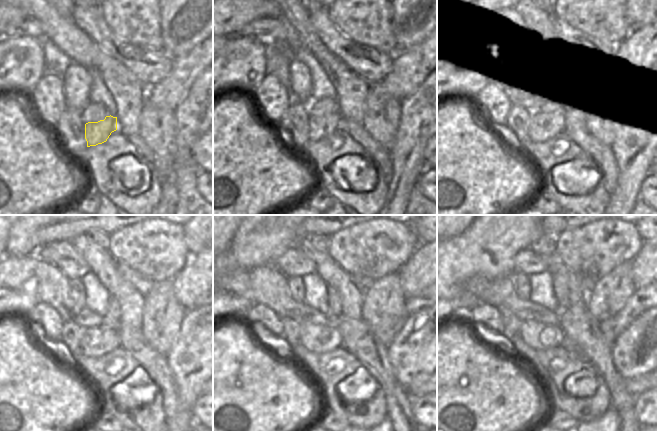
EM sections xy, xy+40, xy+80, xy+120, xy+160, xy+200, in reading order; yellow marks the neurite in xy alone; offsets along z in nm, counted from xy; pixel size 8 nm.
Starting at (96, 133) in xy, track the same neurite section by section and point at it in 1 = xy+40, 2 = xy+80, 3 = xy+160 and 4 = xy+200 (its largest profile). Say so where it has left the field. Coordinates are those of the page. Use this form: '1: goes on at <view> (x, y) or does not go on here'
1: goes on at xy+40 (319, 126)
2: goes on at xy+80 (544, 123)
3: goes on at xy+160 (319, 339)
4: goes on at xy+200 (539, 336)

